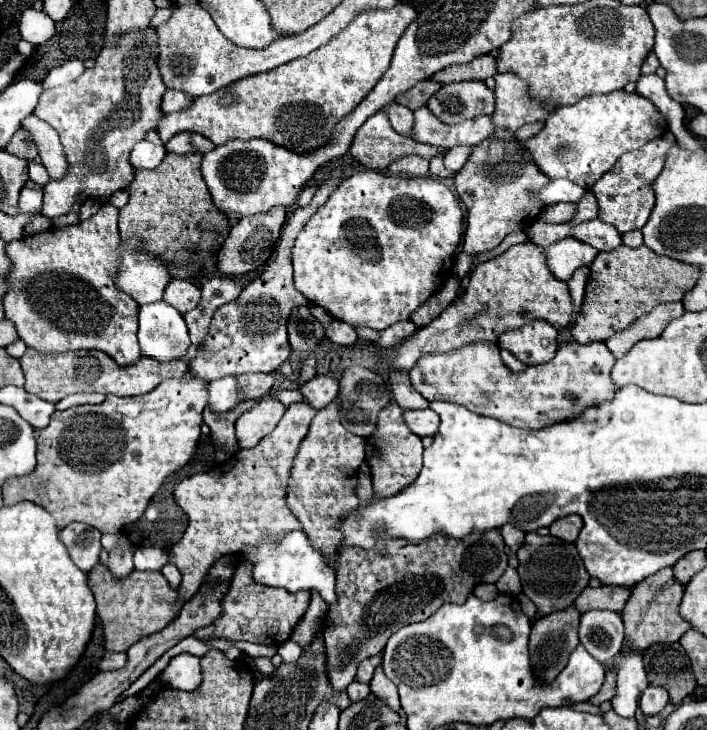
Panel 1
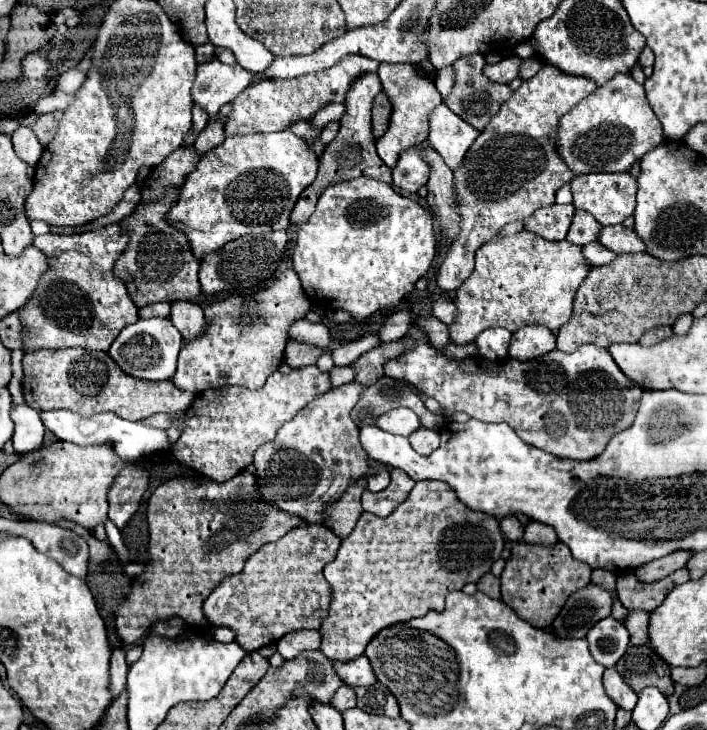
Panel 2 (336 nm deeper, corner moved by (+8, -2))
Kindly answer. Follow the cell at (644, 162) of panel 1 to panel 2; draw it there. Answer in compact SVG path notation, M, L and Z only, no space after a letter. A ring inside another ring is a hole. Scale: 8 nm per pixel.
M611 172L581 174L571 180L571 192L573 192L573 206L591 212L599 224L603 226L621 224L635 210L637 180L627 172L625 174L611 174Z

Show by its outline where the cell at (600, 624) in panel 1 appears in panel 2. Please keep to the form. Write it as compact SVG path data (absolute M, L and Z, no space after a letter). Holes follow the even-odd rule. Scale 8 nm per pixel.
M609 616L589 630L587 640L591 656L605 668L611 668L617 664L617 660L625 654L629 646L629 632L621 622Z

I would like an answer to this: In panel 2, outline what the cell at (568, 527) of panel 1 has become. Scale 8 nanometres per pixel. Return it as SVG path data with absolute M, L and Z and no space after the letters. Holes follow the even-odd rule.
M529 522L525 528L525 536L523 540L527 544L555 544L557 542L557 534L551 526L545 526L541 522Z

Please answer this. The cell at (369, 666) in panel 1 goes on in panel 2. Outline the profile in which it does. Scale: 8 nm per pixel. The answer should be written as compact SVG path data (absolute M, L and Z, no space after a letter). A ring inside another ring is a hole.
M341 686L337 692L335 692L335 696L333 696L333 700L331 700L331 706L333 708L337 708L339 712L345 712L345 710L349 710L349 708L355 708L355 692L353 692L353 688L351 686Z

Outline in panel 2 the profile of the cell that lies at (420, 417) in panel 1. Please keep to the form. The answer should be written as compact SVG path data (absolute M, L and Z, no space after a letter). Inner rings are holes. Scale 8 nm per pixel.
M395 408L395 410L387 412L387 414L381 414L375 420L375 424L385 432L409 436L411 432L415 432L419 428L419 418L409 408Z

